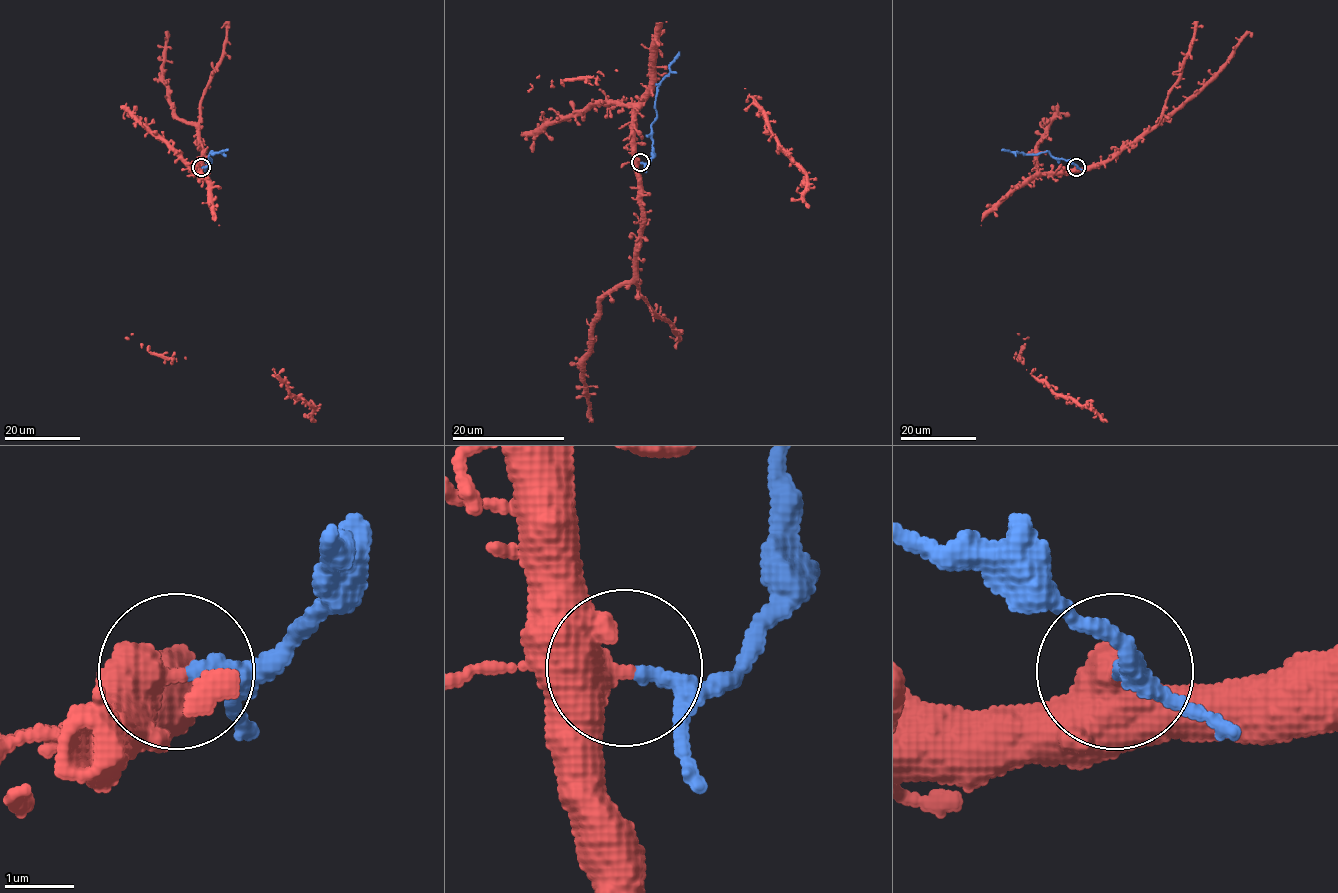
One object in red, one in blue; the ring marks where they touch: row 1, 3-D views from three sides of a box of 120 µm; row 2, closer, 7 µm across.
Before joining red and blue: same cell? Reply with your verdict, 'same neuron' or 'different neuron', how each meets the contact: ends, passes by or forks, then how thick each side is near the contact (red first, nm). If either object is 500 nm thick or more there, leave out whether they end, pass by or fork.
different neuron | 650/190 nm

